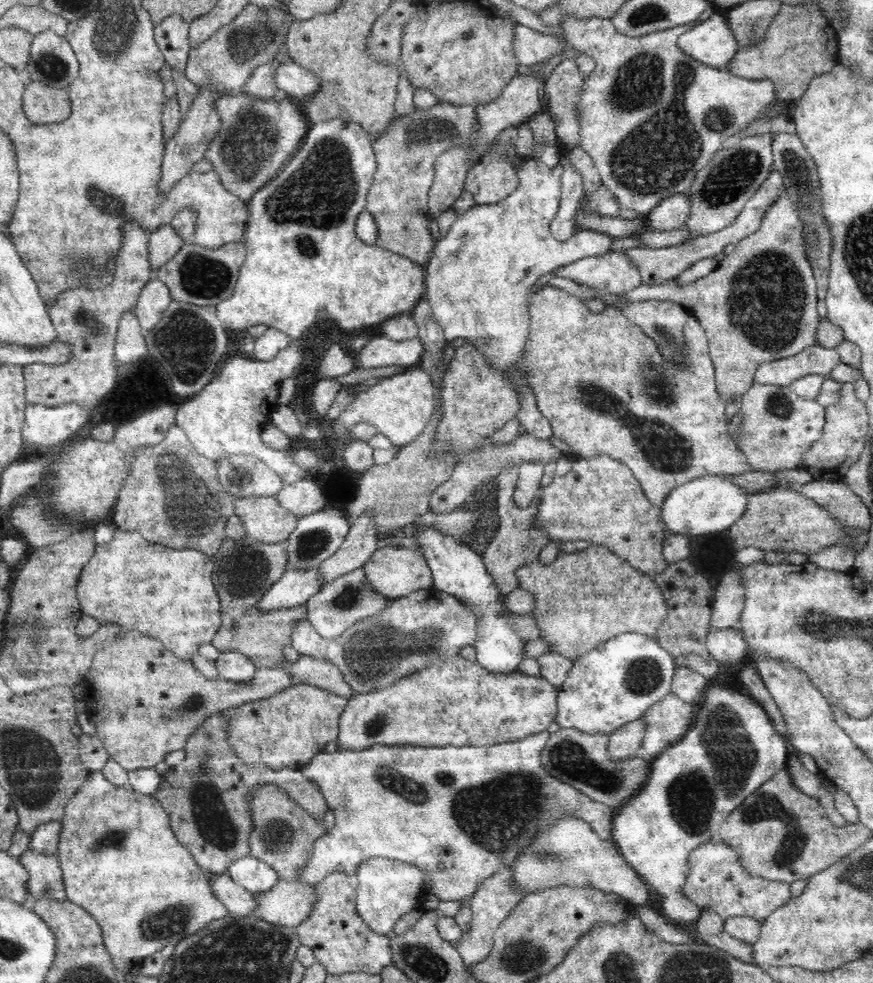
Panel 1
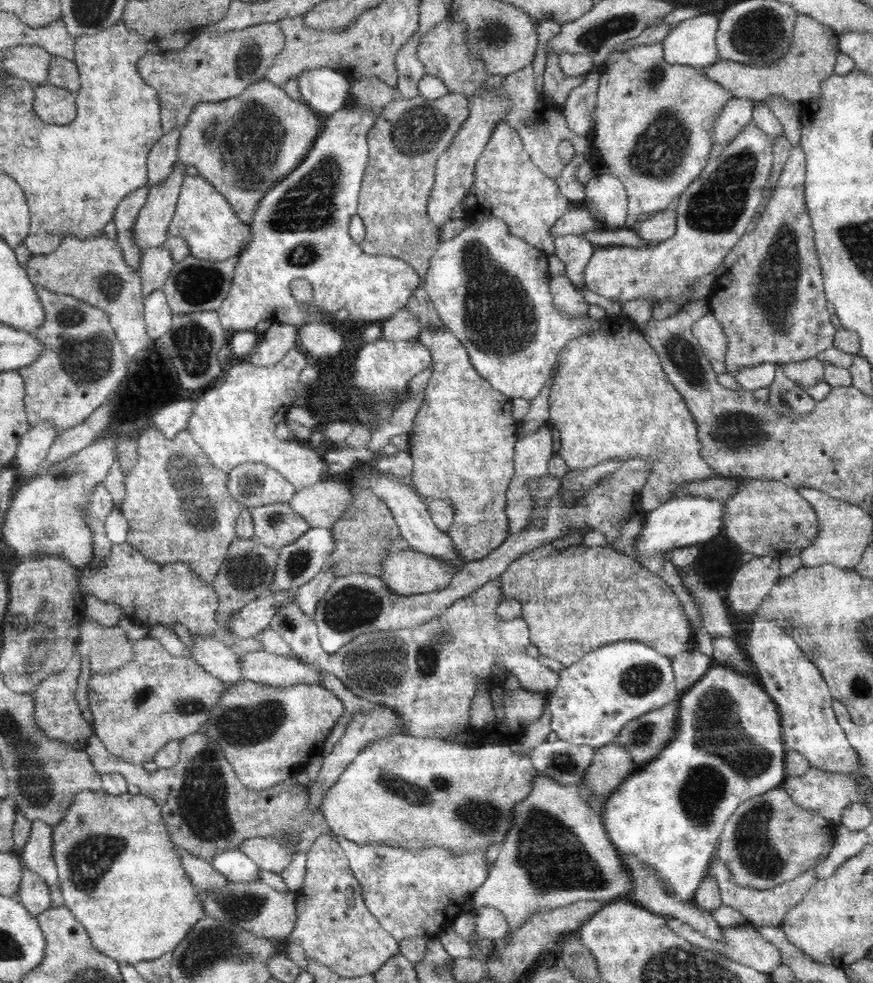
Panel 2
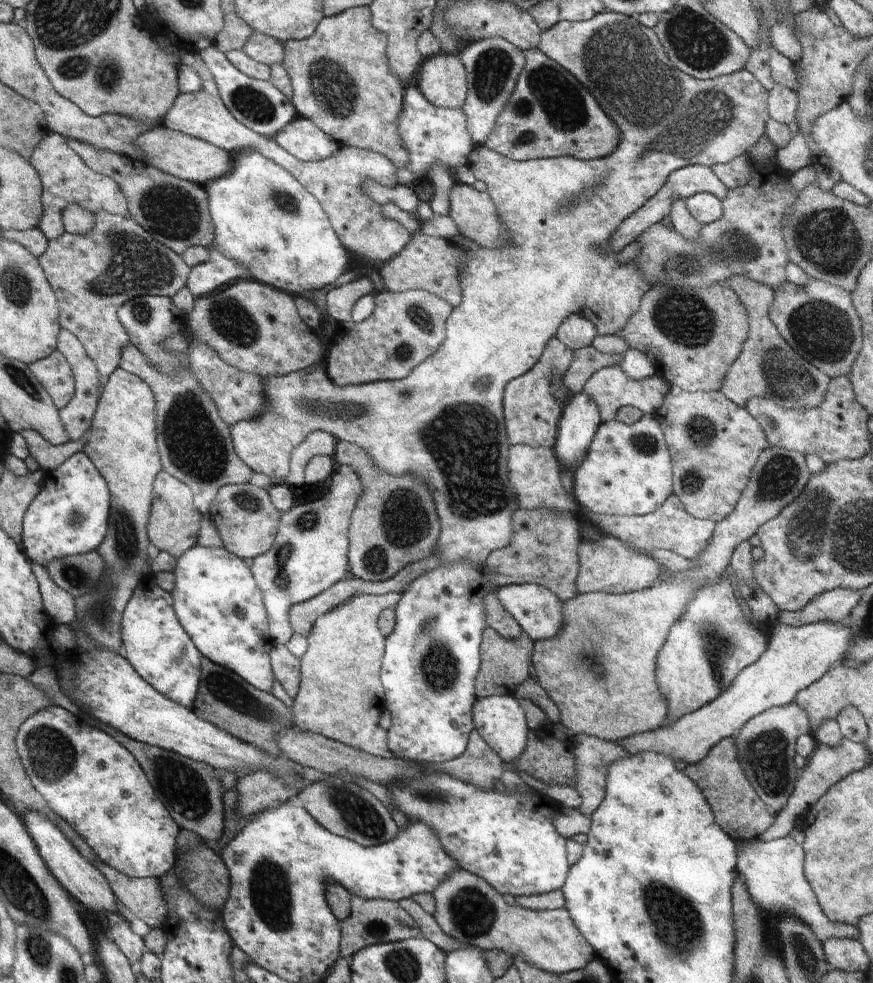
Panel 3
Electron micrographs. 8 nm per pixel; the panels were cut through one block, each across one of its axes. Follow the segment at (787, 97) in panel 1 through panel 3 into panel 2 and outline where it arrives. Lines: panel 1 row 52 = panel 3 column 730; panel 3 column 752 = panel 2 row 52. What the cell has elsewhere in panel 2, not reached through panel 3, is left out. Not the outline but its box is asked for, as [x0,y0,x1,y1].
[699,13,840,109]

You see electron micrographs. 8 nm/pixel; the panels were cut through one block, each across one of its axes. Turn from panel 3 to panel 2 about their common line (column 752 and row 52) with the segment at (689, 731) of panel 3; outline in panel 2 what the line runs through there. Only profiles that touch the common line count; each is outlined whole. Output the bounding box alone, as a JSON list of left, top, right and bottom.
[661,14,719,68]

